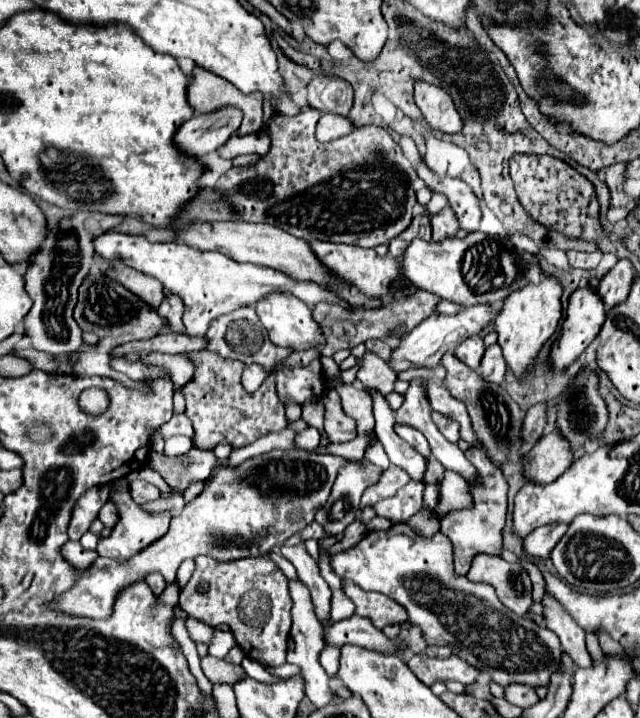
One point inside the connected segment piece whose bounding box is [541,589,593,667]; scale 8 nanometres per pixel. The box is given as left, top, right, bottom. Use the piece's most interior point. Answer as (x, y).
(572, 637)

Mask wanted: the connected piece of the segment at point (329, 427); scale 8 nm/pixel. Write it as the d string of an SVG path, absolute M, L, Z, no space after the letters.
M325 391L323 403L325 403L325 431L327 431L327 437L331 439L331 443L355 439L357 437L355 419L351 419L349 415L343 413L337 391Z

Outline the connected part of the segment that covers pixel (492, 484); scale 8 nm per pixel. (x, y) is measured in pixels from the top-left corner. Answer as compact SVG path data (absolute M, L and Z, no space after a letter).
M471 447L465 455L475 465L475 469L479 471L479 477L481 477L481 485L479 487L471 487L475 505L471 509L451 511L445 519L441 519L441 531L453 543L455 573L457 575L467 575L473 557L479 555L479 553L501 555L501 551L503 551L503 537L501 537L501 533L503 533L505 517L507 517L507 481L505 481L503 473L477 447Z

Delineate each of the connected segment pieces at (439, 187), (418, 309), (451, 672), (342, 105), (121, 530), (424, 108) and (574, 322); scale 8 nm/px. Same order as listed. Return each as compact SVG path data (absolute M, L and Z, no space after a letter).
M423 161L417 165L417 175L433 193L441 193L447 197L449 207L455 211L455 217L463 231L473 233L479 229L483 205L467 183L463 183L461 179L441 179L439 175L431 173Z
M417 289L411 297L397 299L381 309L357 309L355 311L355 309L345 309L345 307L331 305L331 303L317 303L313 309L313 319L319 323L323 337L325 337L325 347L321 349L321 355L331 357L339 349L351 349L369 339L385 339L391 331L395 331L397 325L403 325L403 323L407 325L407 331L411 331L423 319L435 313L435 305L437 305L437 297L423 289Z
M421 653L421 655L409 657L407 665L417 675L417 679L429 687L435 681L445 681L445 679L453 679L463 685L471 685L475 683L479 675L477 667L471 667L467 661L463 661L457 655L451 655L447 659L431 659Z
M317 75L307 87L307 105L321 113L347 117L353 105L353 87L335 75Z
M129 489L127 491L119 491L119 495L113 493L113 501L119 507L119 523L111 529L111 535L101 539L97 545L97 553L101 557L125 563L129 561L133 555L141 553L145 547L149 547L151 543L155 543L157 539L161 539L167 531L169 531L169 521L171 521L171 513L159 513L159 515L149 515L145 511L139 509L139 505L135 505L131 501Z
M415 83L415 103L425 115L425 121L431 129L457 133L463 127L461 115L455 111L455 105L451 105L451 97L441 87Z
M579 287L571 293L563 329L551 349L553 367L569 367L601 331L605 307L601 297L595 293L595 287Z

